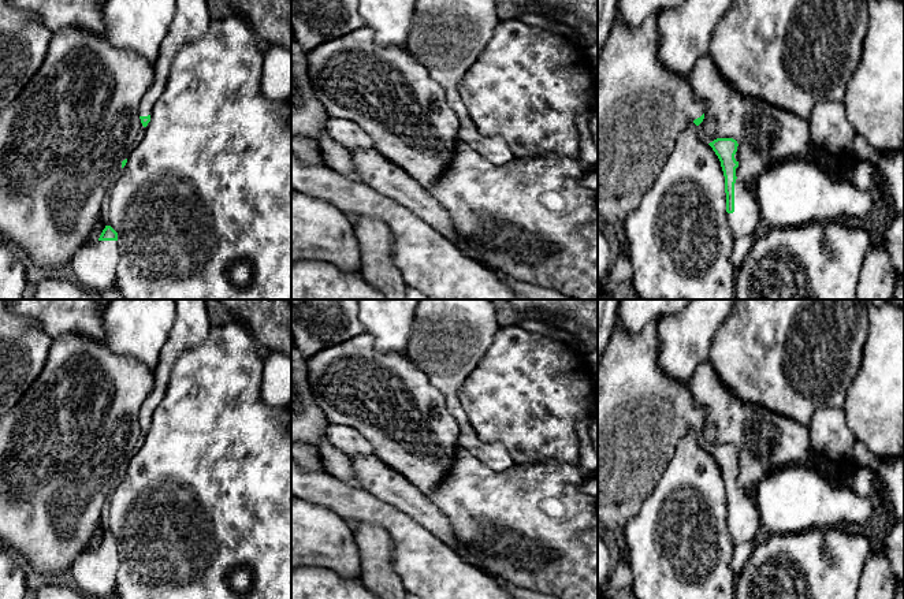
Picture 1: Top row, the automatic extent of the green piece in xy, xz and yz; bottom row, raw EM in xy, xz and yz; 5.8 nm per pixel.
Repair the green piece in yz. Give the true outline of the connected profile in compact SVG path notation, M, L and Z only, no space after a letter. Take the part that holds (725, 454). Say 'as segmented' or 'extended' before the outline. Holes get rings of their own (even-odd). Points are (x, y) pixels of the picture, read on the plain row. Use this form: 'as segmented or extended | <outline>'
extended | M717 444L708 450L721 468L725 483L726 529L733 546L754 540L762 524L754 503L752 491L736 483L739 450L733 444Z

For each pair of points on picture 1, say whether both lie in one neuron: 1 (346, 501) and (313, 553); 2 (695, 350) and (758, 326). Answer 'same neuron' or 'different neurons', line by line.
1: different neurons
2: different neurons

